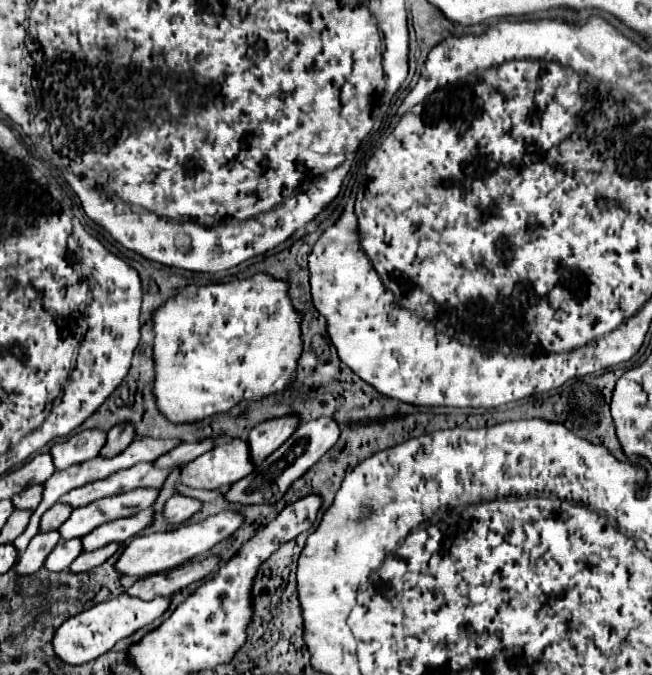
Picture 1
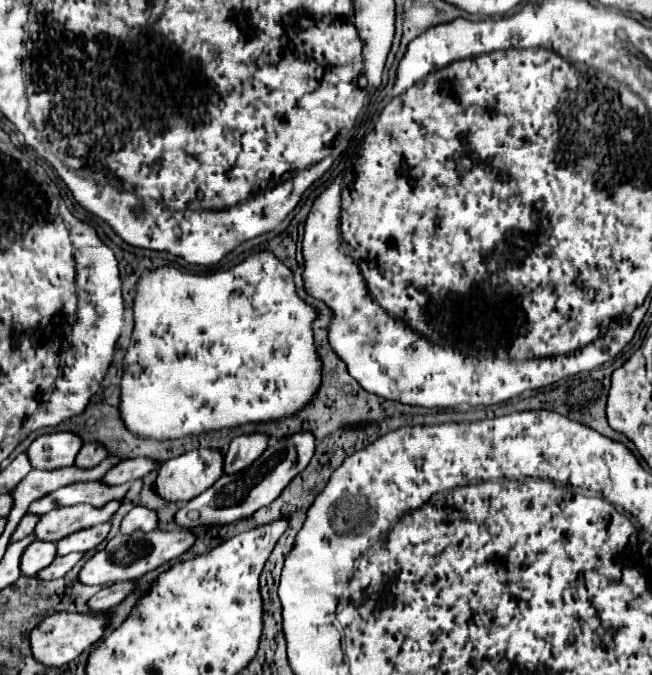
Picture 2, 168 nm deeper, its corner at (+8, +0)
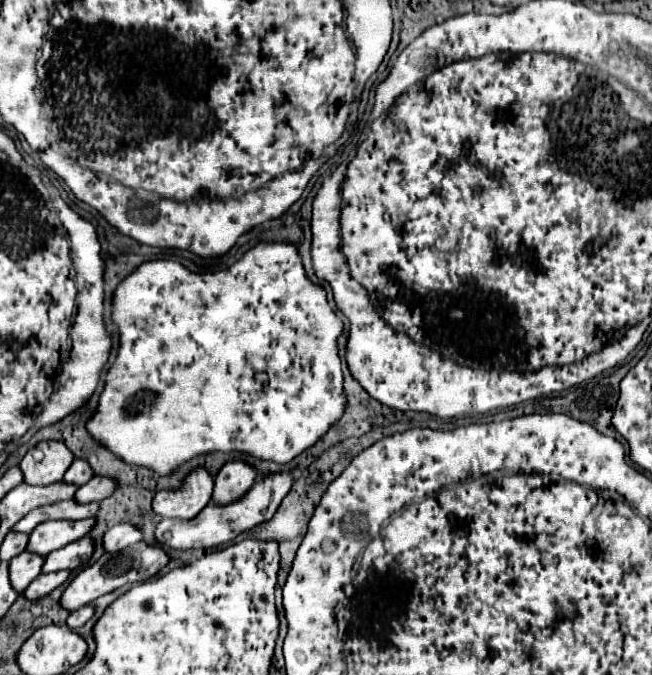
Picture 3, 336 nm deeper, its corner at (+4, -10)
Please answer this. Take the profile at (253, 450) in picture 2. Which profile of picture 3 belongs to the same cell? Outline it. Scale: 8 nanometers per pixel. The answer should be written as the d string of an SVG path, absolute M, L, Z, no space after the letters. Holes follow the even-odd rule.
M230 461L218 471L214 479L214 493L212 501L214 503L234 503L244 495L244 491L250 491L254 485L256 471L244 463L244 461Z

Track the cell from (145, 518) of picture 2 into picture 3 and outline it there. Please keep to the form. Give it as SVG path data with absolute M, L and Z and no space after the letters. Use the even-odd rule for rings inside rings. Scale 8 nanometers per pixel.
M120 523L120 525L110 527L104 533L102 547L106 551L120 551L120 549L124 549L128 545L138 543L138 541L142 541L142 533L134 525L130 525L130 523Z

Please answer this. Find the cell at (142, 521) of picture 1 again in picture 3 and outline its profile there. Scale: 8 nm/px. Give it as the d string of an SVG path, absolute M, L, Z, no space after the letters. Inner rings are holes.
M90 537L78 539L76 543L68 543L68 547L62 547L60 551L52 551L48 557L44 557L44 567L42 573L52 573L52 571L74 571L80 565L88 563L94 551L94 543Z

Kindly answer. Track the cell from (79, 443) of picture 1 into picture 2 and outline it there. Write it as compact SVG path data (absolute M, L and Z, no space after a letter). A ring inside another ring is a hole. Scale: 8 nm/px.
M62 431L40 435L32 441L26 455L34 469L60 469L70 467L76 461L76 453L82 449L82 437L78 433Z

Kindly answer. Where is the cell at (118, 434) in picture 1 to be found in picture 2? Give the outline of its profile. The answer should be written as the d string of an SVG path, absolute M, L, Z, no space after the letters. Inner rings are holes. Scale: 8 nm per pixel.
M96 441L84 443L82 451L76 457L76 465L78 467L96 467L106 457L108 457L108 453L104 453L104 445L96 445Z

